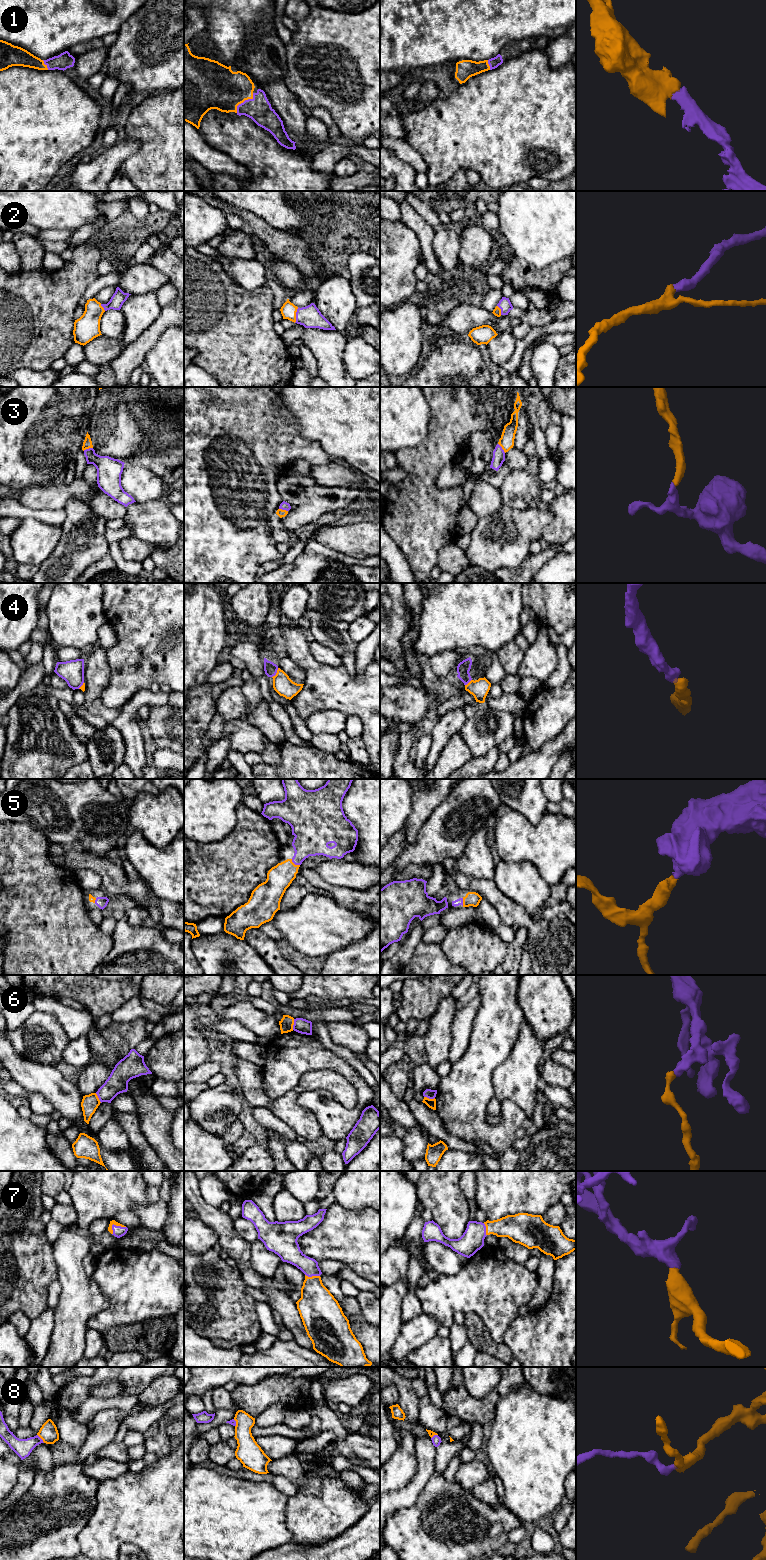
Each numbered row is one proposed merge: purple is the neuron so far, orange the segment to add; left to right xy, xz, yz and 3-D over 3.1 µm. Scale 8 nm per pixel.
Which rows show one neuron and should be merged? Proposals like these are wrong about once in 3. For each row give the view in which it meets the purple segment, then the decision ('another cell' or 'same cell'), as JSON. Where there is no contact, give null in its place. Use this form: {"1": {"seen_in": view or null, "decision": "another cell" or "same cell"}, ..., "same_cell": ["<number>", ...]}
{"1": {"seen_in": "xz", "decision": "same cell"}, "2": {"seen_in": "xz", "decision": "same cell"}, "3": {"seen_in": "xy", "decision": "same cell"}, "4": {"seen_in": "xz", "decision": "same cell"}, "5": {"seen_in": "xz", "decision": "same cell"}, "6": {"seen_in": "xz", "decision": "another cell"}, "7": {"seen_in": "xy", "decision": "same cell"}, "8": {"seen_in": "xy", "decision": "another cell"}, "same_cell": ["1", "2", "3", "4", "5", "7"]}

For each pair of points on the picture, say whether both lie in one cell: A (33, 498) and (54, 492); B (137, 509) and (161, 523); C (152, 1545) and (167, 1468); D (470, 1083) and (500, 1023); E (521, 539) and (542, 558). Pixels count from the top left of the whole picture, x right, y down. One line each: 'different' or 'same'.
A: same
B: same
C: same
D: same
E: different

